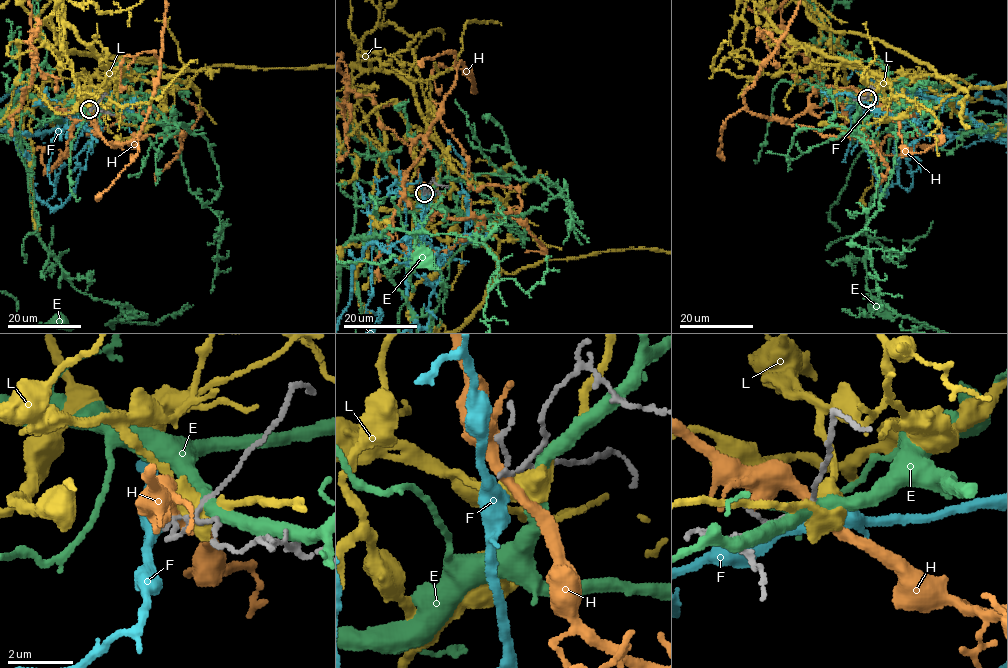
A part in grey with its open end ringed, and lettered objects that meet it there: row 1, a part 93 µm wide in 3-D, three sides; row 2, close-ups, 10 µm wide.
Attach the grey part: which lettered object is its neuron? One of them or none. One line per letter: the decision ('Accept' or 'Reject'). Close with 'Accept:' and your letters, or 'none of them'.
E: Reject
F: Accept
H: Reject
L: Reject
Accept: F

